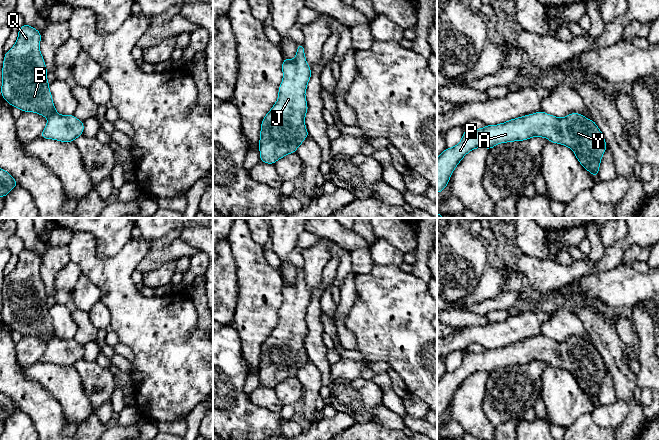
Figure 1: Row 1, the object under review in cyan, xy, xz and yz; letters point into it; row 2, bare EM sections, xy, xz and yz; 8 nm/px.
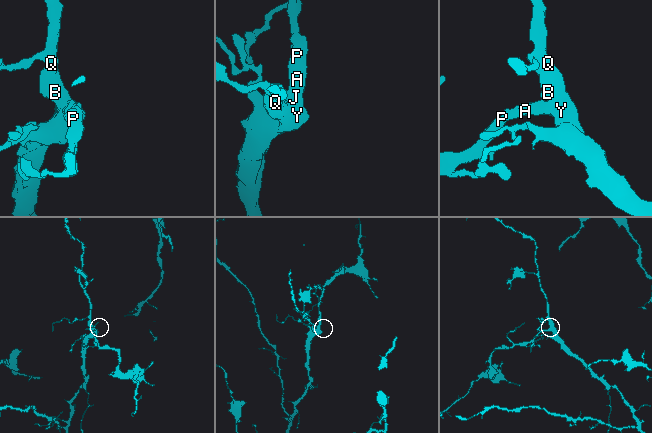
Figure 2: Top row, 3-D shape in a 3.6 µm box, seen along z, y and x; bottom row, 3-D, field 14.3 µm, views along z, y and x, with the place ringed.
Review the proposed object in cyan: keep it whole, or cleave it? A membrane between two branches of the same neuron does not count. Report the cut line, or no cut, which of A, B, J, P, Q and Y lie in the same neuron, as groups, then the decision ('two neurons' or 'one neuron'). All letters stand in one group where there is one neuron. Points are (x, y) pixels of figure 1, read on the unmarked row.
cut none; groups A B J P Q Y; one neuron

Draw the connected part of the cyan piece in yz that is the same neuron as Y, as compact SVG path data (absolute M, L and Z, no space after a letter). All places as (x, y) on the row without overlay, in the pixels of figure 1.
M538 335L501 348L485 349L481 353L467 351L461 365L452 372L446 372L437 382L437 417L448 409L454 393L471 374L492 373L500 367L532 361L544 361L571 372L580 388L594 401L598 400L607 368L596 347L579 337L558 342Z

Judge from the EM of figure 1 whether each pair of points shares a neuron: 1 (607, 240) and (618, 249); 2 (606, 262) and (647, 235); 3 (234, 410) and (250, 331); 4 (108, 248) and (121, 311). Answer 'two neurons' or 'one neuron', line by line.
1: two neurons
2: one neuron
3: two neurons
4: two neurons

